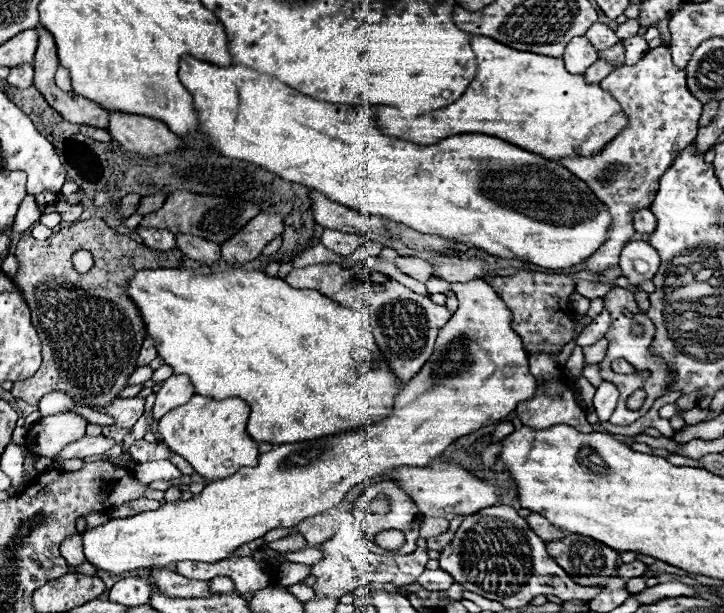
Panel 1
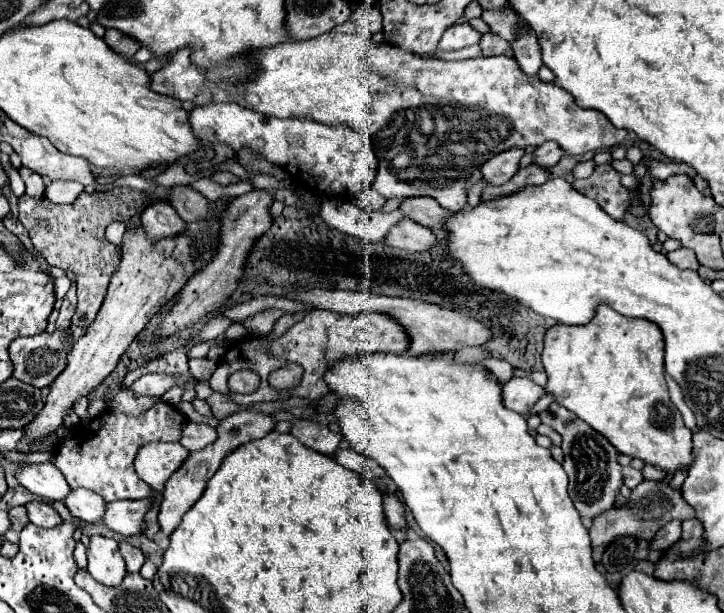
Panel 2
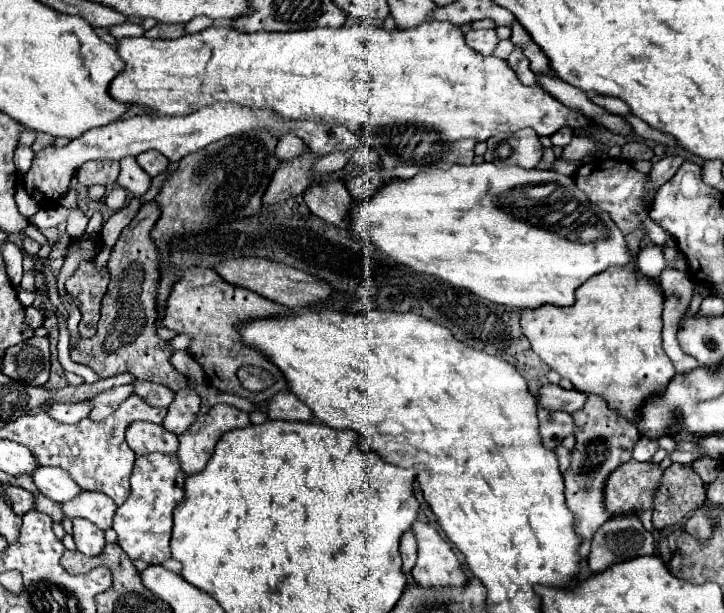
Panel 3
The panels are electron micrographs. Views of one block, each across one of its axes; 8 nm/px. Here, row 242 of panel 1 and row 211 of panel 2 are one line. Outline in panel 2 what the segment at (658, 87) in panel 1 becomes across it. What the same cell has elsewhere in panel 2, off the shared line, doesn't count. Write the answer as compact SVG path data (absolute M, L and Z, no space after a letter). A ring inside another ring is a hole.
M610 164L596 166L592 176L584 180L574 180L572 186L580 194L596 200L608 216L616 220L622 220L626 216L630 192L620 184L620 174Z

